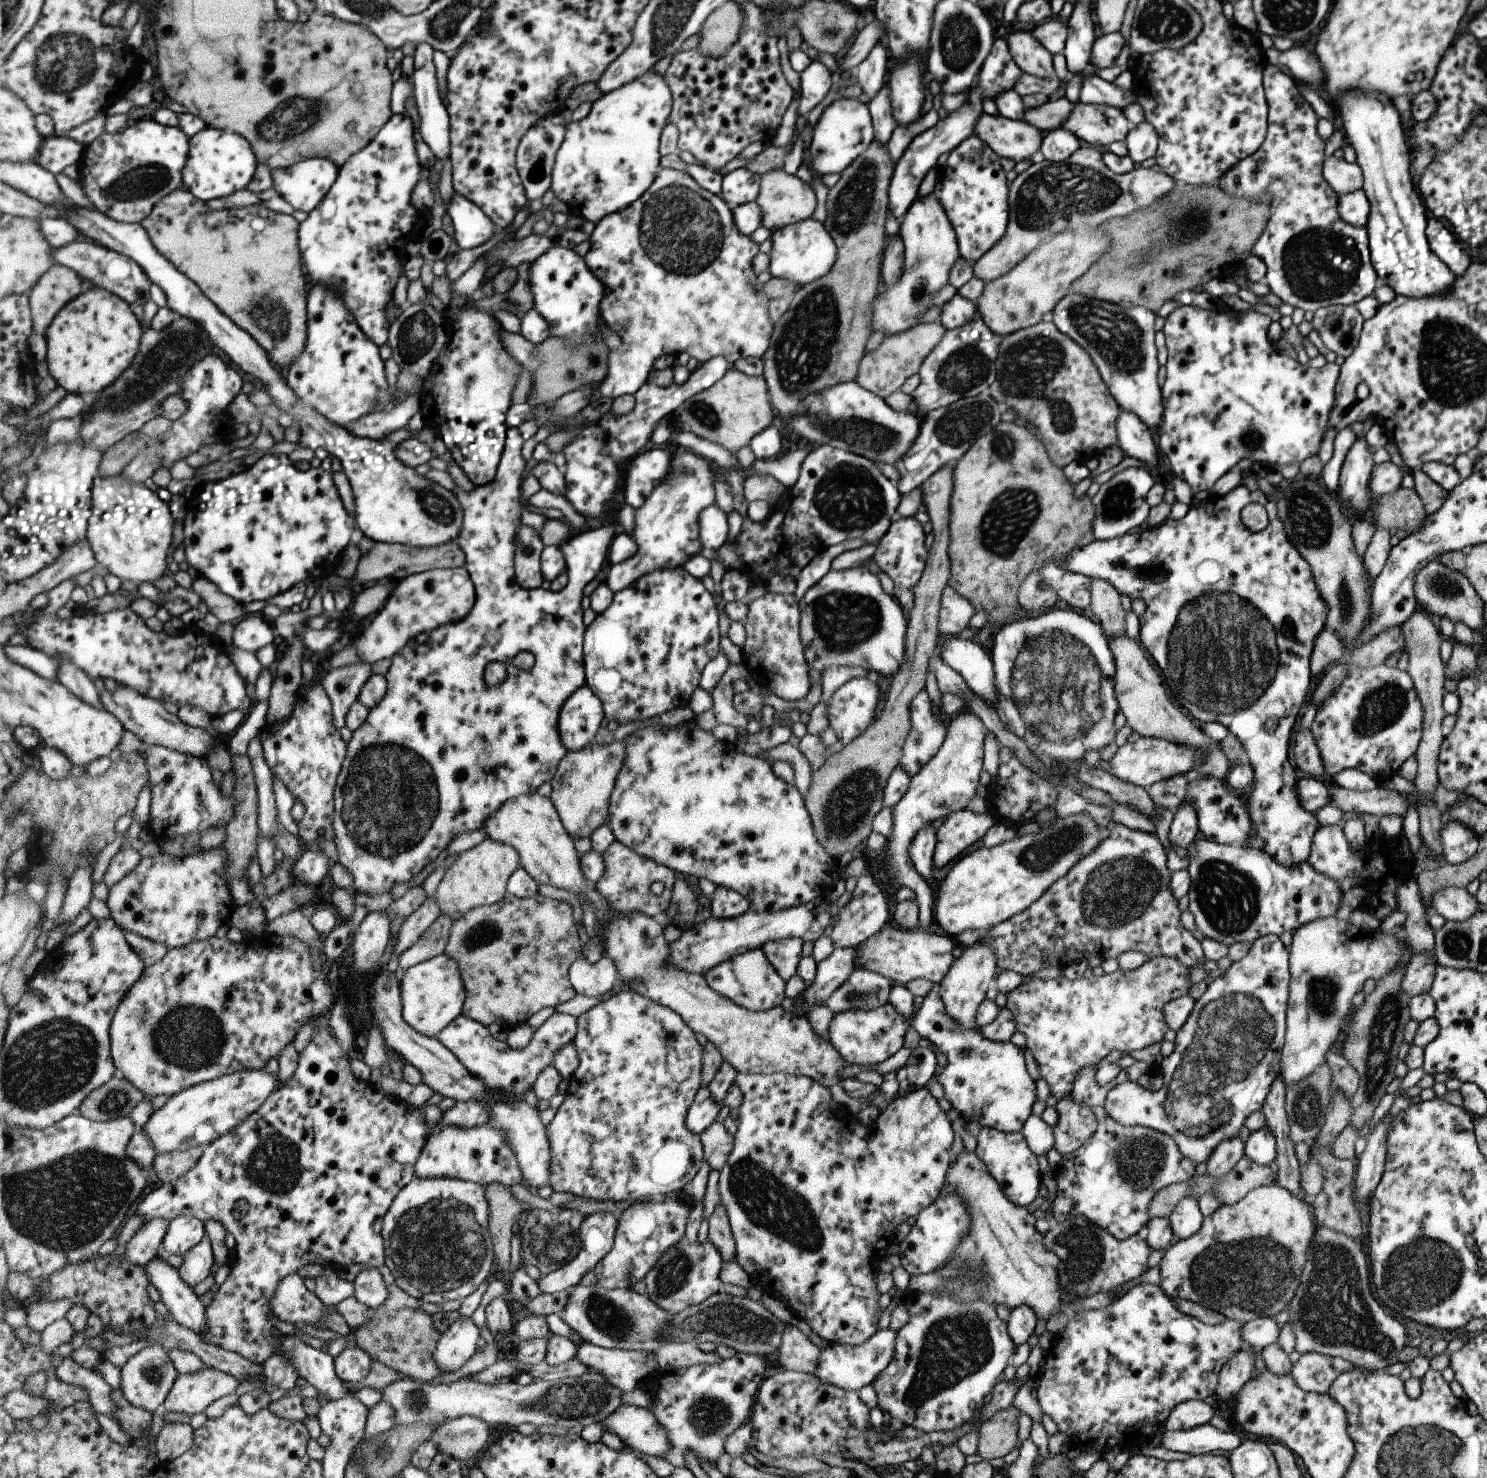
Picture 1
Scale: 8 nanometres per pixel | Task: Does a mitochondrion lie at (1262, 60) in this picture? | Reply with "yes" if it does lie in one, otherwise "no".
no

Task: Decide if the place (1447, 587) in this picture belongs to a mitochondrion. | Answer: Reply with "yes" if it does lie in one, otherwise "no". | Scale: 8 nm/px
yes

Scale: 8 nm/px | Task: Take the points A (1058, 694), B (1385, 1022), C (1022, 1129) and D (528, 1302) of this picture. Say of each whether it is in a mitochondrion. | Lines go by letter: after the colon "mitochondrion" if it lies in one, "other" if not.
A: mitochondrion
B: mitochondrion
C: other
D: other

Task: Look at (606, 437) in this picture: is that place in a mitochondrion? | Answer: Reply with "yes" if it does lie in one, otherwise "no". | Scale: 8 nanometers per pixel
no

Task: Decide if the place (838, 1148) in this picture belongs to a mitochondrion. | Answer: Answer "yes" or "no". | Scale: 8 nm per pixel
no

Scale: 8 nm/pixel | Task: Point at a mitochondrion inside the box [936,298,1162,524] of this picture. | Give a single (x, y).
(1029, 368)

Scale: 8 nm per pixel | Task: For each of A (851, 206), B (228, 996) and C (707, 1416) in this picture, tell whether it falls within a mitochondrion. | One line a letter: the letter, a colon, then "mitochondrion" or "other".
A: mitochondrion
B: other
C: mitochondrion

